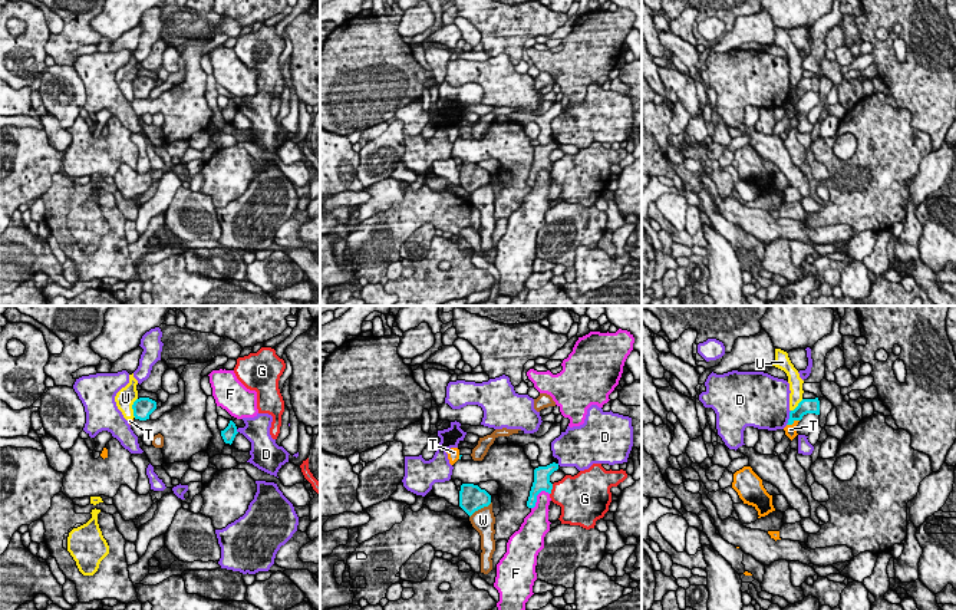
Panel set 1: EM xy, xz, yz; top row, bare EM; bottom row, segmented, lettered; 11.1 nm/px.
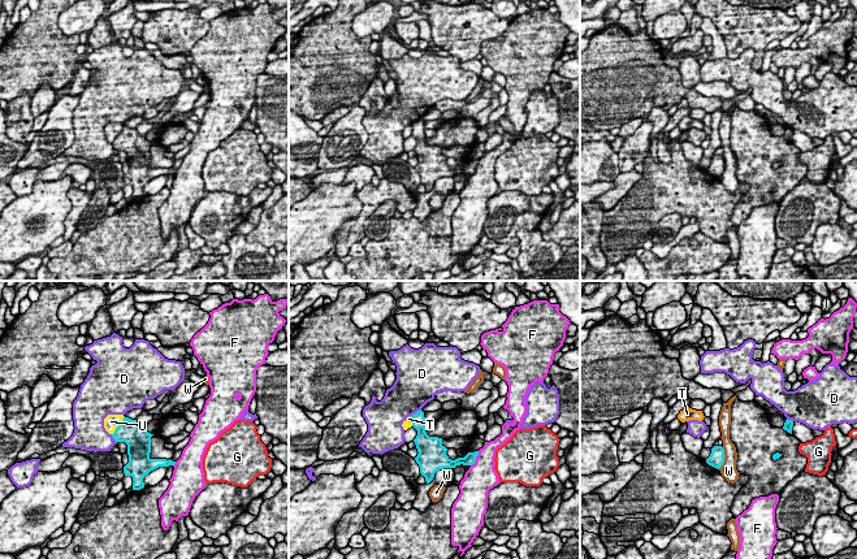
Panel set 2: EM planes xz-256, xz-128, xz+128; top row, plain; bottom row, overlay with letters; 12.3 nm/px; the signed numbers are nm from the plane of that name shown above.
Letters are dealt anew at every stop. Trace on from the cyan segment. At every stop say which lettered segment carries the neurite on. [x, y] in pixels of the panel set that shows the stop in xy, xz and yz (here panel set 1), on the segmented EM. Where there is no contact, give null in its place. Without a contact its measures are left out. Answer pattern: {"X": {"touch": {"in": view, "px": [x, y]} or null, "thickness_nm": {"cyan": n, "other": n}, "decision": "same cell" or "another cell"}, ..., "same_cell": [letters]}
{"D": {"touch": {"in": "yz", "px": [790, 418]}, "thickness_nm": {"cyan": 160, "other": 440}, "decision": "another cell"}, "F": {"touch": {"in": "xz", "px": [536, 497]}, "thickness_nm": {"cyan": 190, "other": 220}, "decision": "another cell"}, "G": {"touch": {"in": "xz", "px": [551, 488]}, "thickness_nm": {"cyan": 190, "other": 400}, "decision": "another cell"}, "T": {"touch": {"in": "yz", "px": [793, 422]}, "thickness_nm": {"cyan": 160, "other": 130}, "decision": "another cell"}, "U": {"touch": {"in": "xy", "px": [132, 408]}, "thickness_nm": {"cyan": 220, "other": 220}, "decision": "another cell"}, "W": {"touch": {"in": "xz", "px": [480, 508]}, "thickness_nm": {"cyan": 280, "other": 260}, "decision": "another cell"}, "same_cell": []}

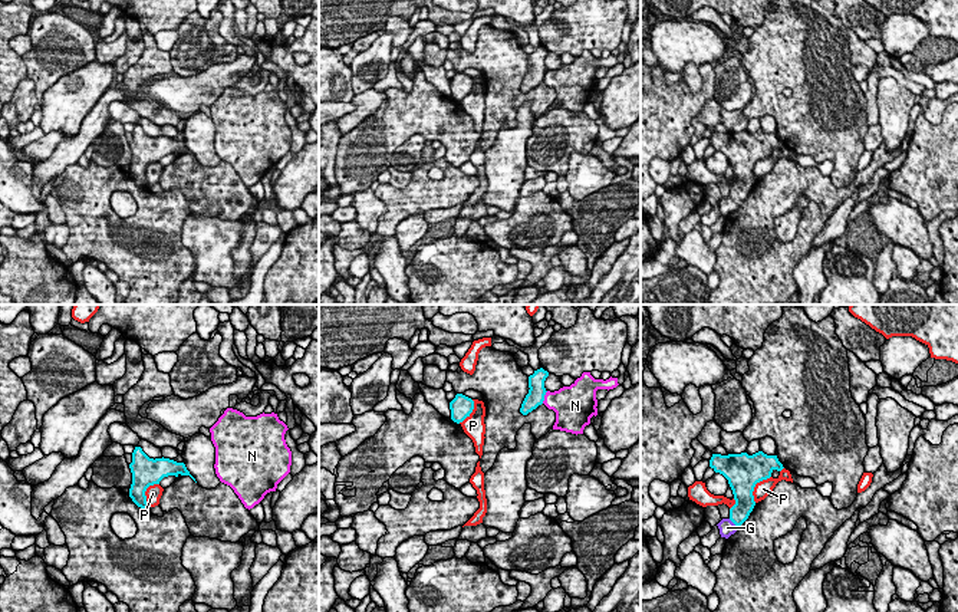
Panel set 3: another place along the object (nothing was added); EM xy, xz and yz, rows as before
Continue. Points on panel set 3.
{"G": {"touch": {"in": "yz", "px": [734, 523]}, "thickness_nm": {"cyan": 220, "other": 180}, "decision": "same cell"}, "N": {"touch": {"in": "xz", "px": [543, 397]}, "thickness_nm": {"cyan": 190, "other": 320}, "decision": "another cell"}, "P": {"touch": {"in": "yz", "px": [754, 486]}, "thickness_nm": {"cyan": 400, "other": 180}, "decision": "another cell"}, "same_cell": ["G"]}

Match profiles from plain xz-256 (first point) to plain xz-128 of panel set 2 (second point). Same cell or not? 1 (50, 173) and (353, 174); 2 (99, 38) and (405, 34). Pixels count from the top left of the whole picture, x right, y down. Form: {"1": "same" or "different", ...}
{"1": "different", "2": "different"}

